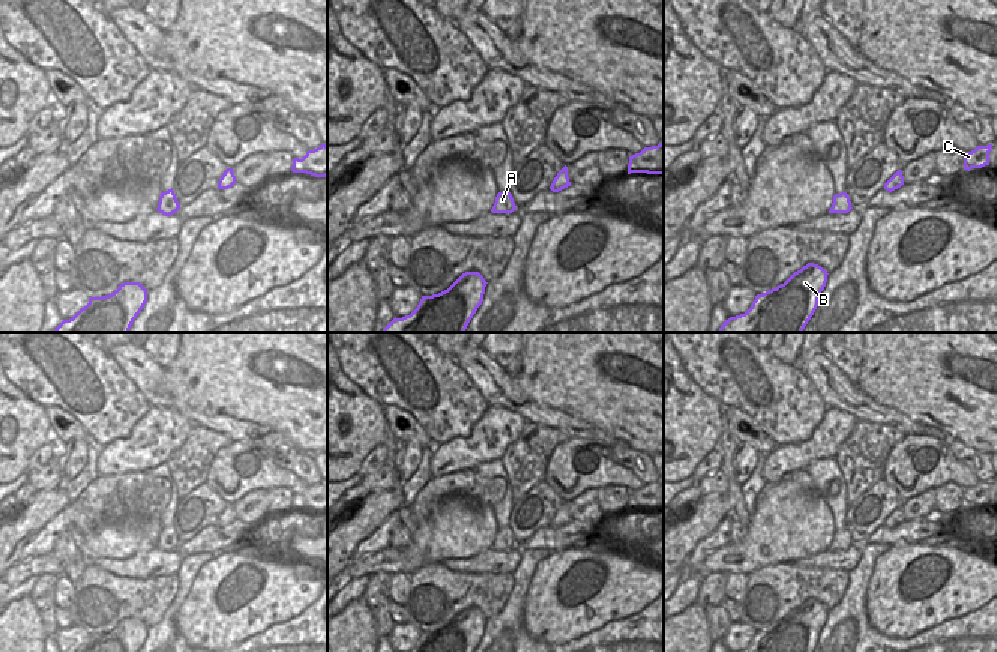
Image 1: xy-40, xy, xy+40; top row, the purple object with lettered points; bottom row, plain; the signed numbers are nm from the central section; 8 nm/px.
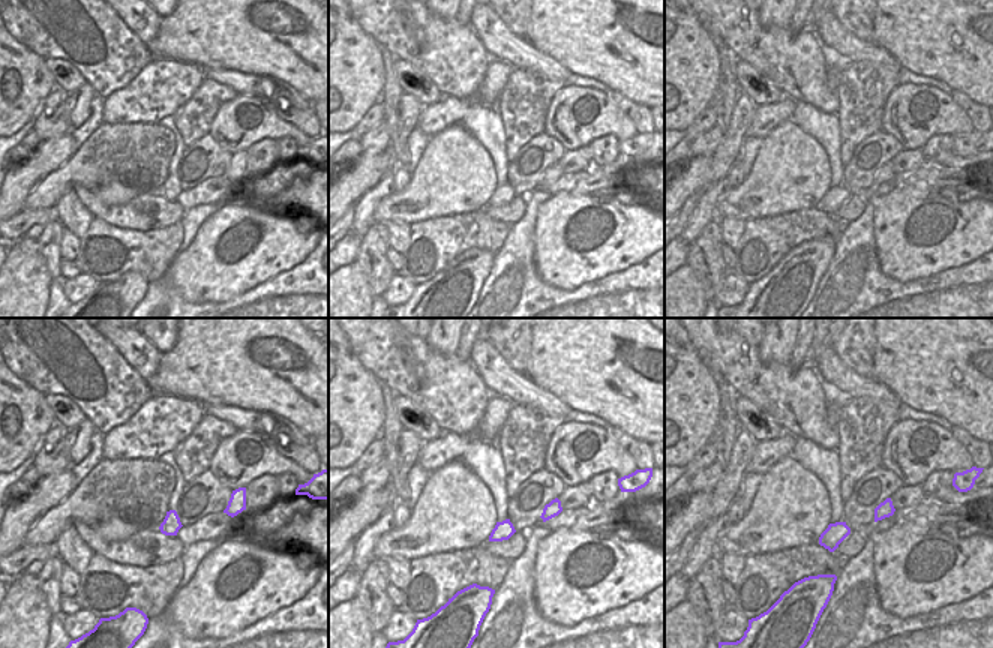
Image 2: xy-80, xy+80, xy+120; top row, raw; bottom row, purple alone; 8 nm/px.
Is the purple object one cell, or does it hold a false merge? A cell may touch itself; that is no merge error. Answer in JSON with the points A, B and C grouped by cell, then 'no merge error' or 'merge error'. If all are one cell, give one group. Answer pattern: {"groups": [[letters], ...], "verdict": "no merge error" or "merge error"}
{"groups": [["A", "B", "C"]], "verdict": "no merge error"}

